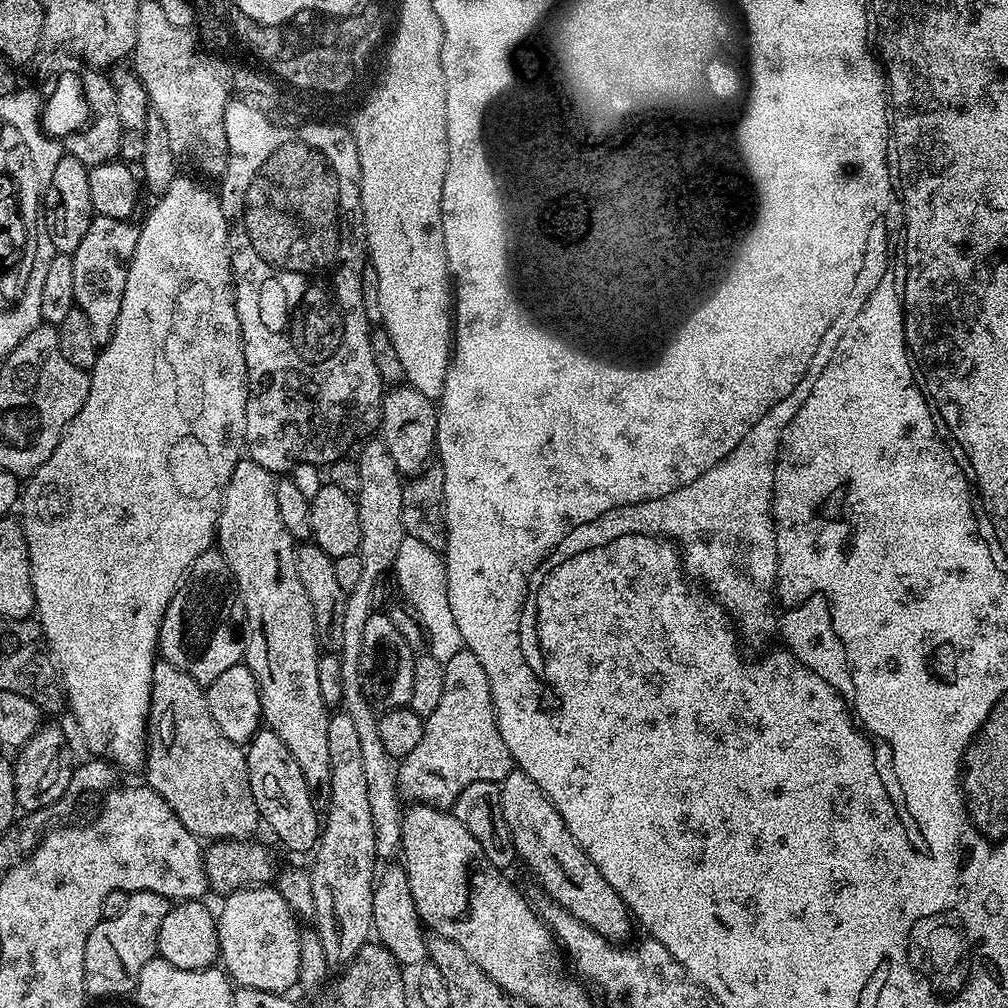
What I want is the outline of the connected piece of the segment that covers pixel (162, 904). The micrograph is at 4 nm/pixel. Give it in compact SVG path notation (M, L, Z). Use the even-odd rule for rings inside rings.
M134 892L129 895L118 918L101 919L90 938L86 938L84 951L84 991L92 996L124 996L135 993L138 974L142 966L157 955L158 930L170 907L163 892Z

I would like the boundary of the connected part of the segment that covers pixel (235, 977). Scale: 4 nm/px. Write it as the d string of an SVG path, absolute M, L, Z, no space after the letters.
M249 886L240 888L223 897L220 912L216 916L216 929L220 943L219 963L223 971L241 988L266 990L267 992L287 993L287 988L296 988L300 971L298 970L298 950L300 949L300 930L298 917L292 913L286 898L282 898L275 886Z

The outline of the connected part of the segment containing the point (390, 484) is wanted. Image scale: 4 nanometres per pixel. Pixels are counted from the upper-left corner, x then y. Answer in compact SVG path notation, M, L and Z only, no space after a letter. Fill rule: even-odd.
M369 439L359 452L360 461L356 464L356 476L360 479L360 493L357 491L354 499L360 523L358 554L362 558L362 574L358 577L354 590L347 592L344 636L338 655L342 666L344 694L342 710L350 714L362 746L362 767L366 773L366 791L370 797L370 818L374 818L374 846L377 857L384 861L400 852L404 812L402 807L400 808L402 800L396 787L397 765L394 763L394 757L386 754L386 746L382 746L382 738L378 734L380 716L362 690L360 655L362 654L362 630L366 626L366 618L370 618L370 614L374 611L374 586L378 586L380 579L389 575L390 569L398 558L398 546L402 546L405 538L402 526L404 484L398 466L394 466L394 458L390 458L390 450L386 450L383 440Z

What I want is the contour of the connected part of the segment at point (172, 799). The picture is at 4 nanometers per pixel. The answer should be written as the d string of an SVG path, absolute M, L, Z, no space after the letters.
M163 658L157 659L152 675L147 772L147 787L166 798L182 826L201 841L247 841L256 836L256 827L261 827L254 790L250 790L245 749L218 730L205 689L199 682Z

